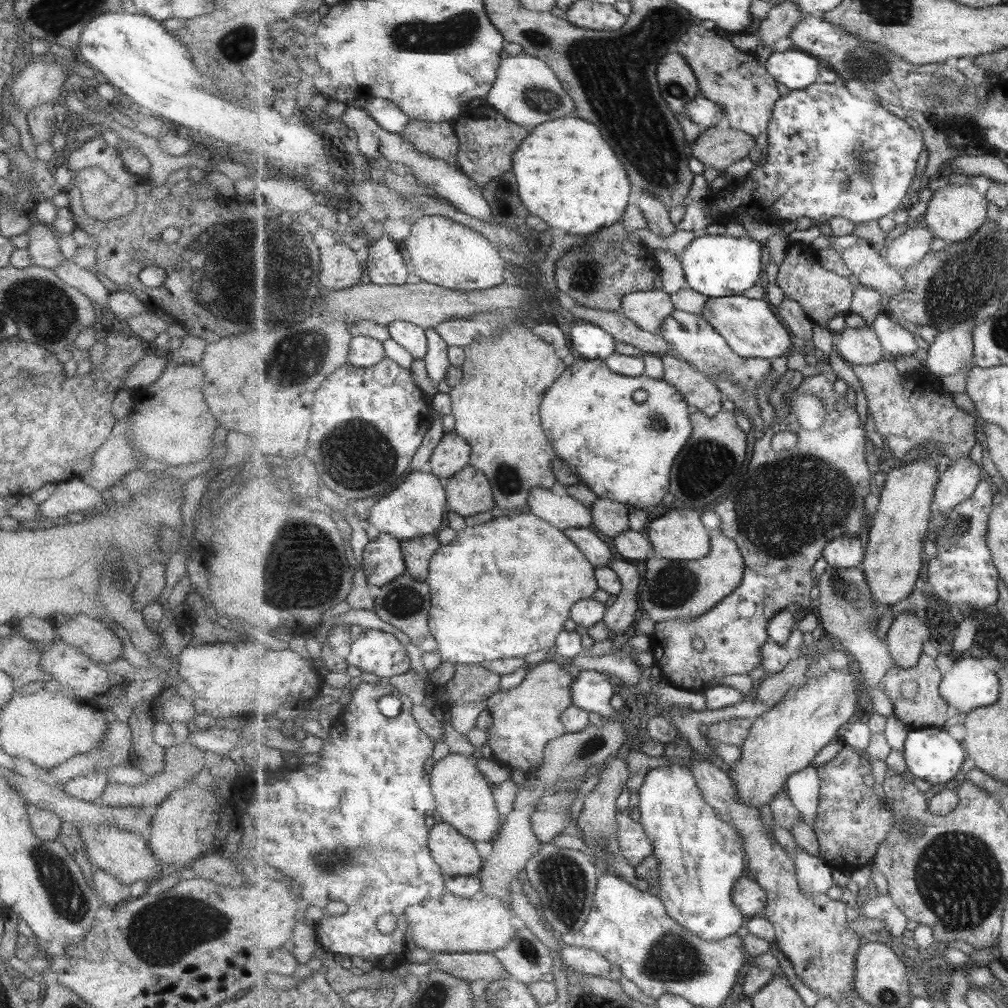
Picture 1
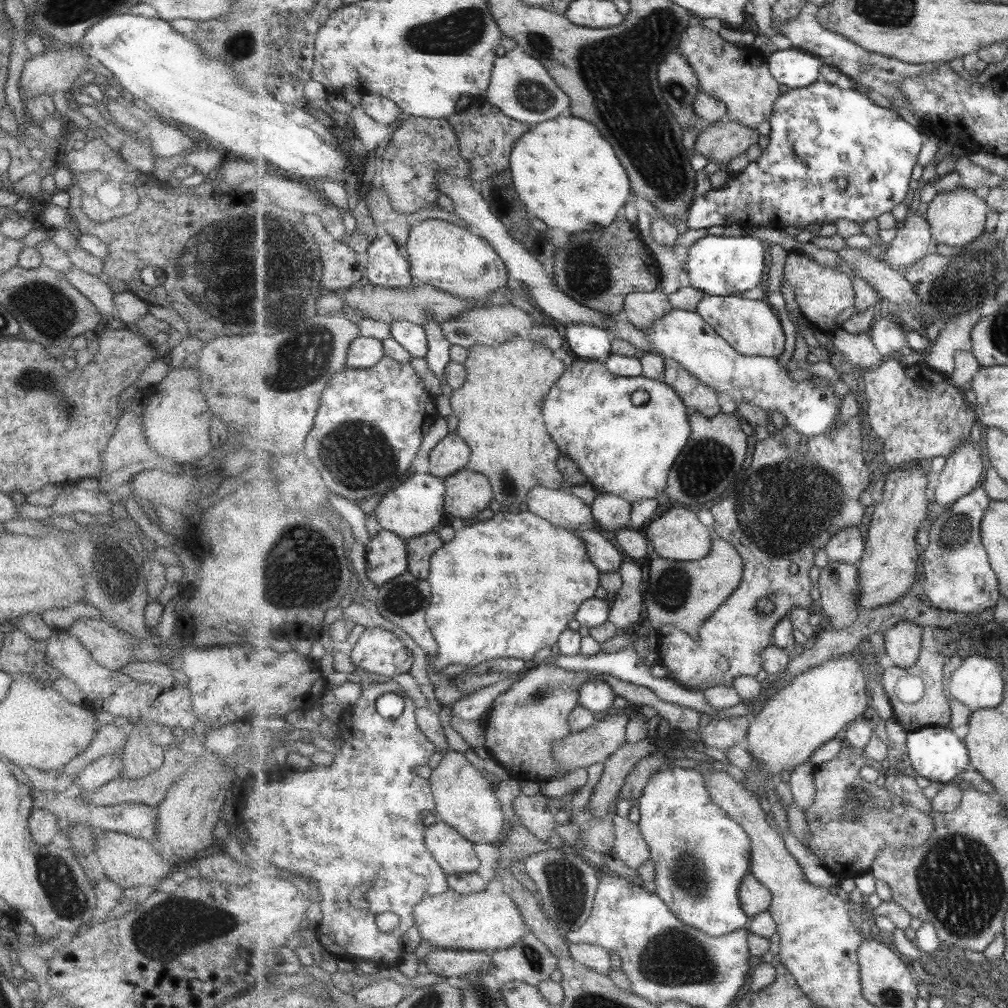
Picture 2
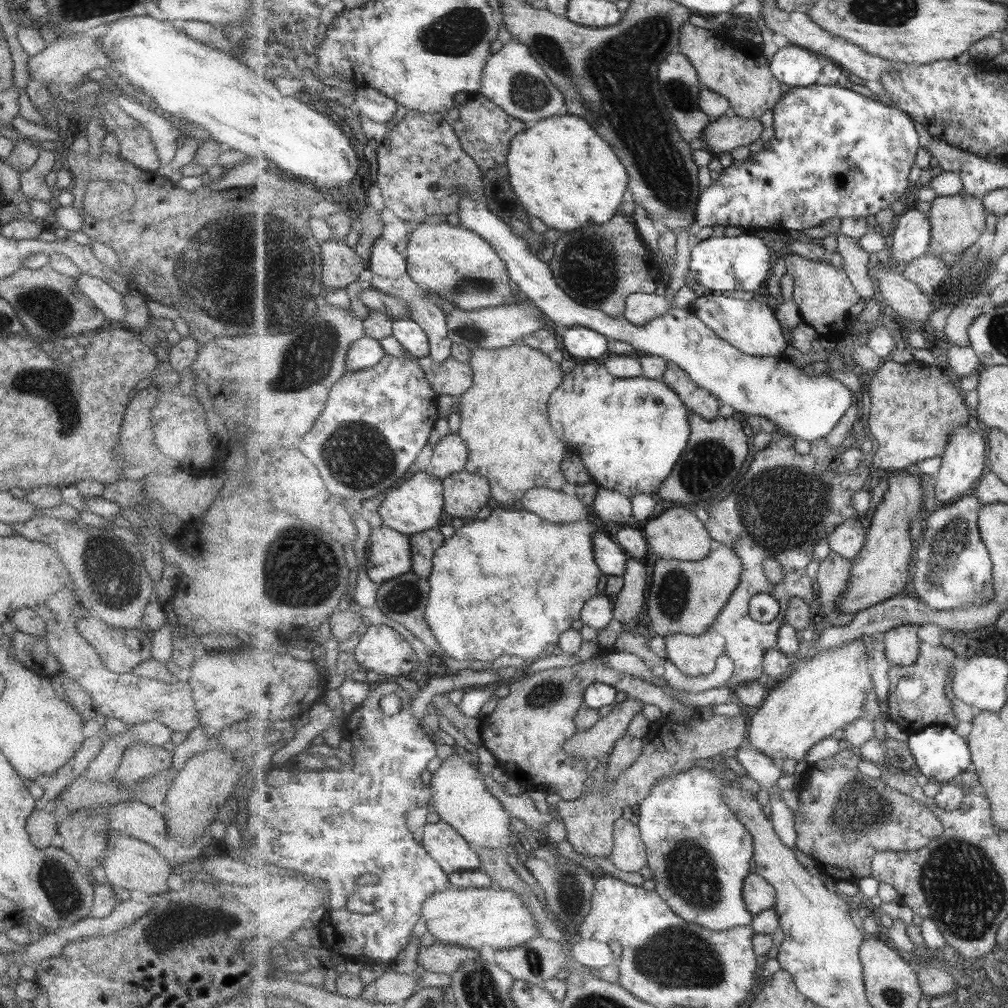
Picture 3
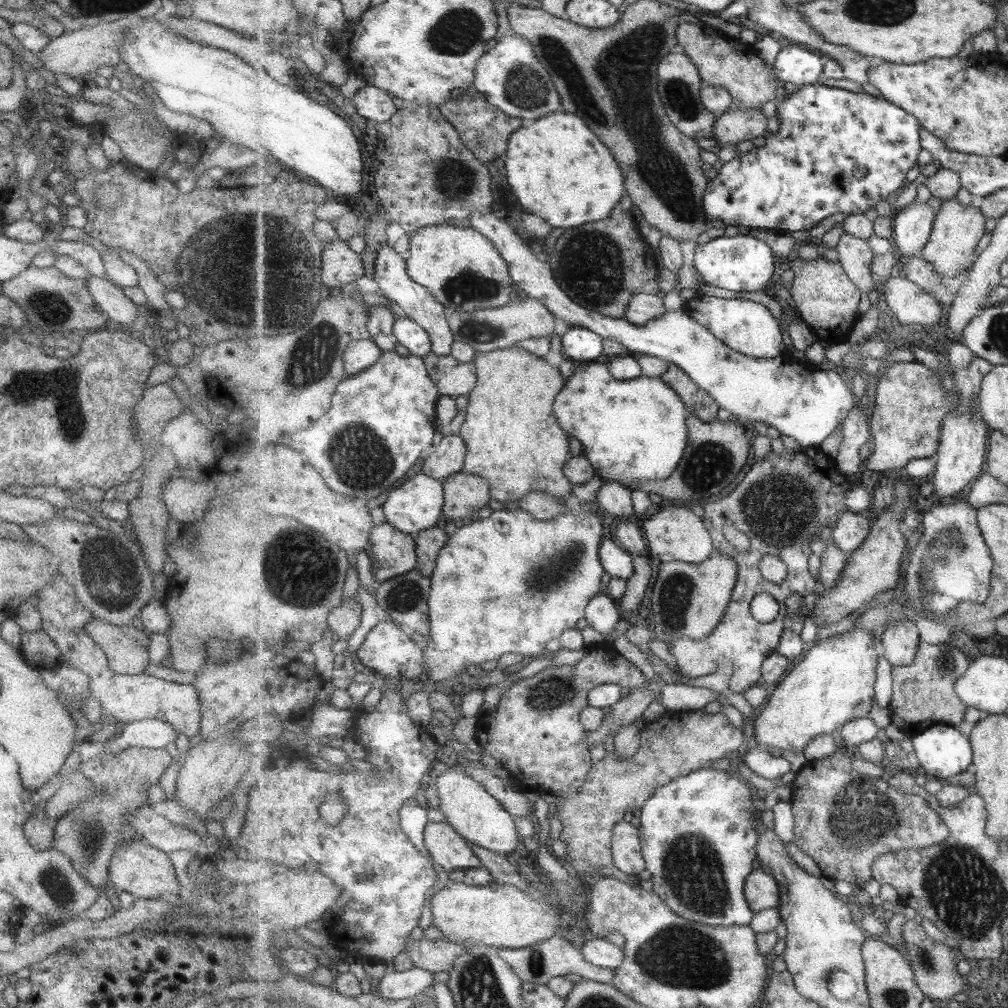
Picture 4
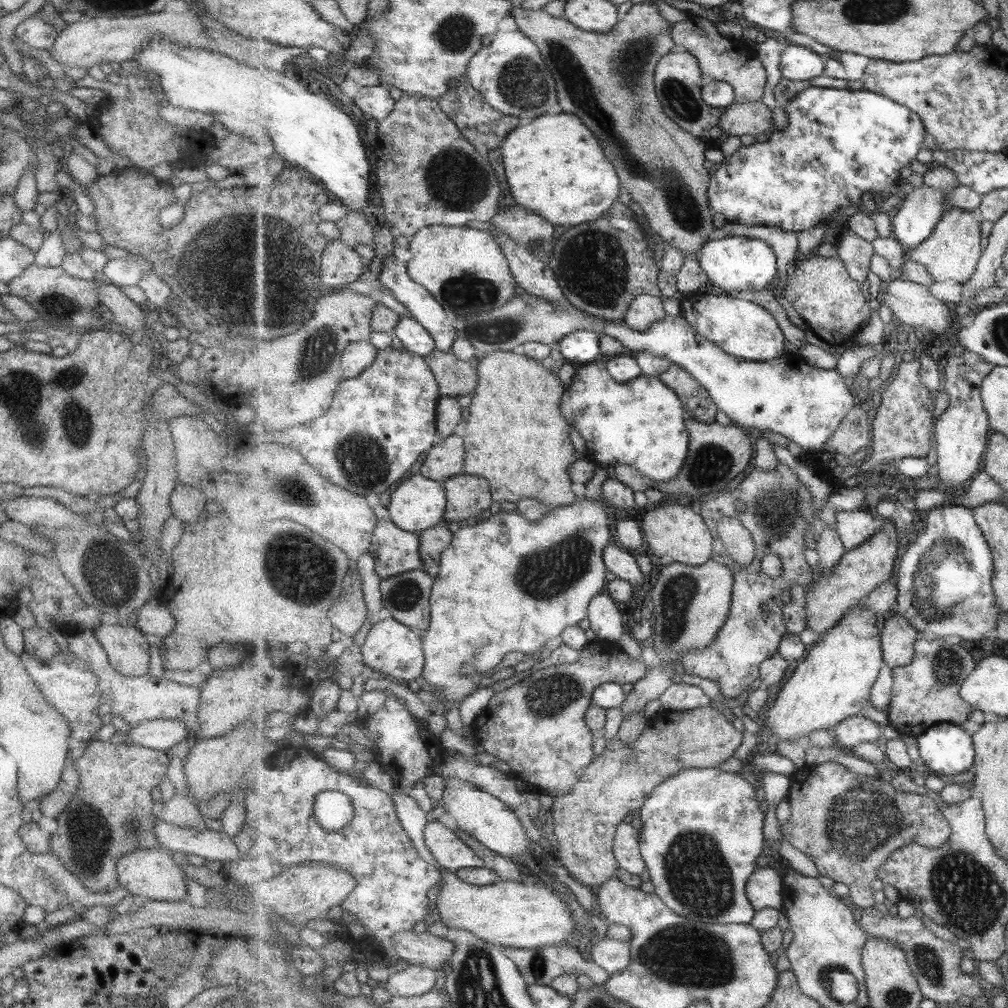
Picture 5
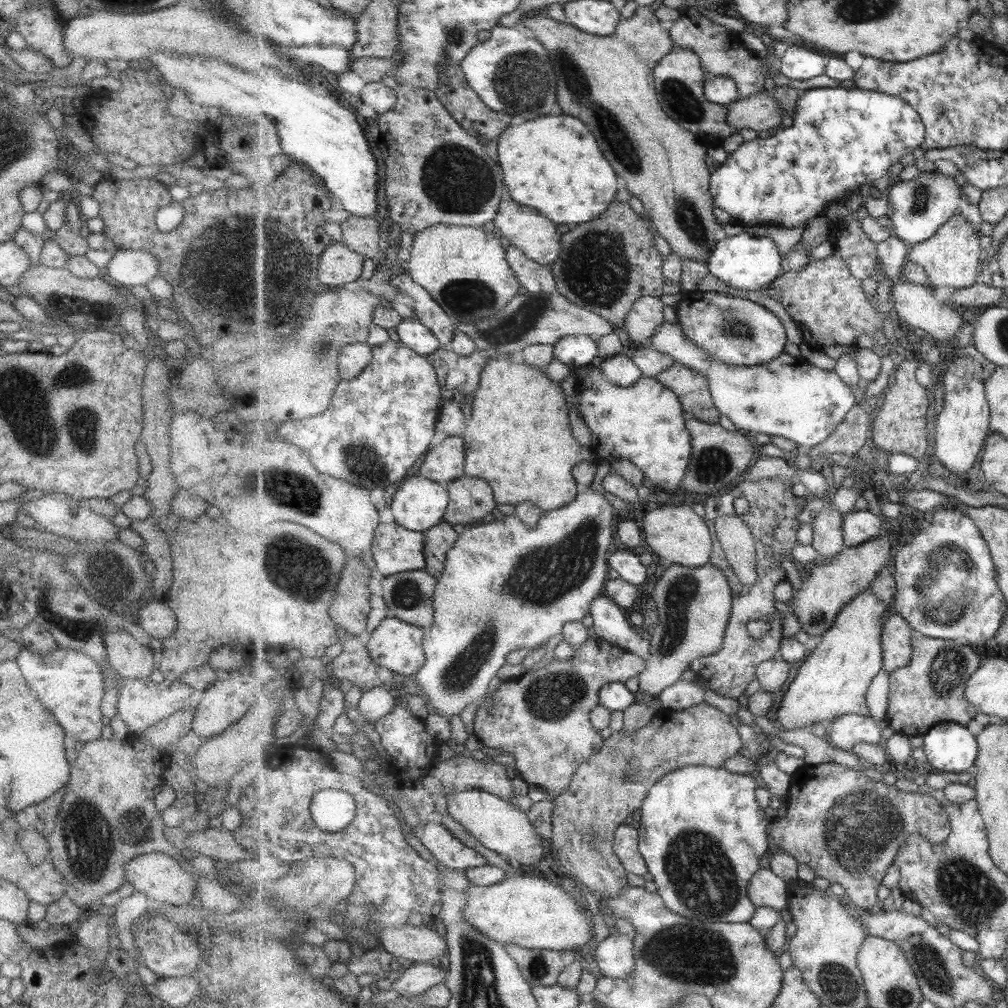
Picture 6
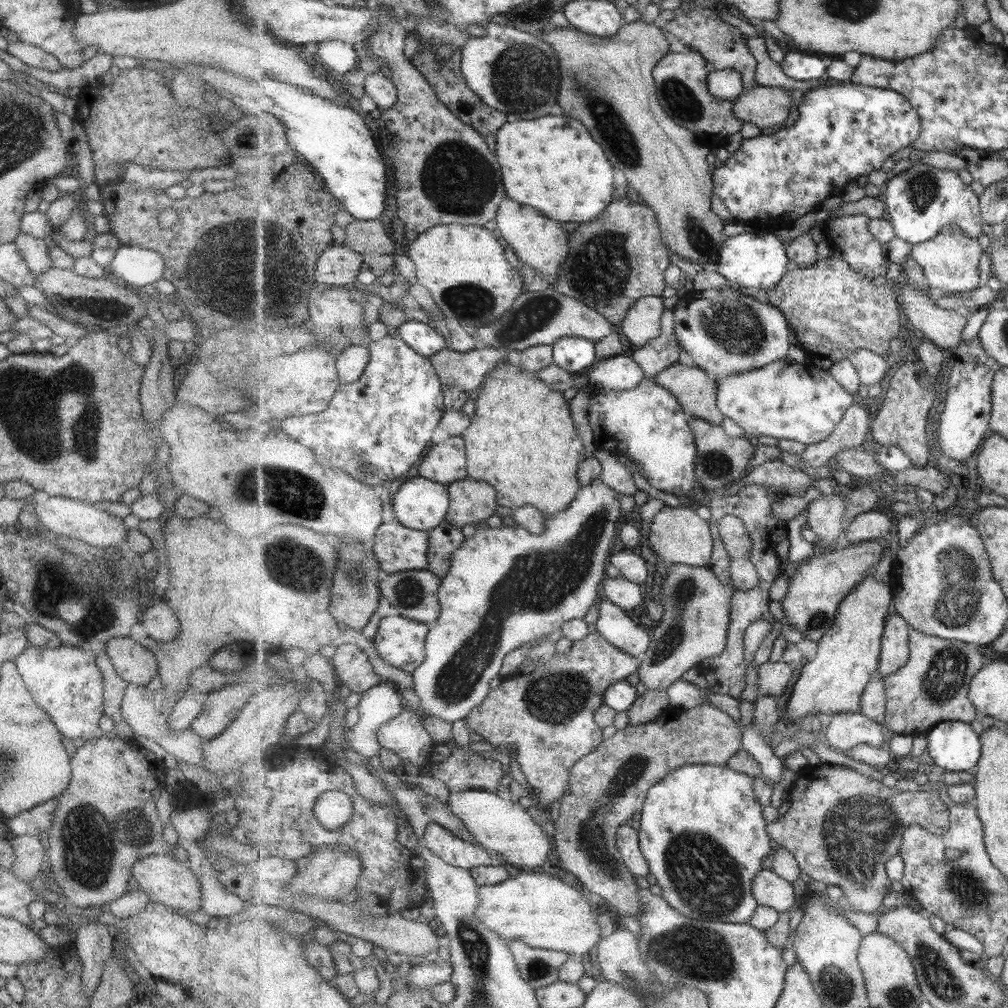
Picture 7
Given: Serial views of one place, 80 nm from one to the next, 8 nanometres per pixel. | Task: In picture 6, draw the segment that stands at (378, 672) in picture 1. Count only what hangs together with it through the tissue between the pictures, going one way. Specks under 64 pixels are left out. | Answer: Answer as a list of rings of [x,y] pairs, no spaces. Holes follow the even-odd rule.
[[[389,616],[372,632],[371,638],[366,638],[366,647],[373,662],[379,667],[385,667],[399,676],[413,677],[425,666],[427,660],[424,649],[426,633],[419,625],[409,624],[399,617]]]

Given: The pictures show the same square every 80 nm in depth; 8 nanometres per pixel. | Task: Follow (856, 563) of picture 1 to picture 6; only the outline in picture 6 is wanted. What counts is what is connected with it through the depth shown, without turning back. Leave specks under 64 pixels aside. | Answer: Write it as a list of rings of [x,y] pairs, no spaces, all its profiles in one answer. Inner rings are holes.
[[[869,509],[844,513],[843,532],[844,543],[847,547],[856,547],[863,543],[872,542],[881,536],[883,528],[882,516],[873,514]]]

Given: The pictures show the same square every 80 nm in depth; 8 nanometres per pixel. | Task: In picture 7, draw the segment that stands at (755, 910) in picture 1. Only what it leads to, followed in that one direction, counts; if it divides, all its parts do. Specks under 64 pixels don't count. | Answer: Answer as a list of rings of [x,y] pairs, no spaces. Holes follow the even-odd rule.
[[[765,869],[755,876],[752,891],[759,906],[770,906],[781,914],[791,910],[797,902],[791,881],[779,877],[771,869]]]

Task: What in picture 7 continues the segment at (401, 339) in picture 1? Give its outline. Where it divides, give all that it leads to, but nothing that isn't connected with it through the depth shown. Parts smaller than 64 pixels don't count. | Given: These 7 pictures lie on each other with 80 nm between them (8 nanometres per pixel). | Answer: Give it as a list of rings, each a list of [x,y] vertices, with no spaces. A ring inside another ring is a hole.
[[[412,320],[399,328],[403,341],[423,357],[435,356],[449,347],[447,340],[429,324]]]

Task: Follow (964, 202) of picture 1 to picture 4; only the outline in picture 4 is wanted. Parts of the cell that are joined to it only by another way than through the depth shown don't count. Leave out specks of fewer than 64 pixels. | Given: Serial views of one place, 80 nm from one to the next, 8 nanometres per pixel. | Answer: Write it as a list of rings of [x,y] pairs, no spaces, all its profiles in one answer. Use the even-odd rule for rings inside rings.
[[[944,199],[936,212],[934,231],[927,246],[920,252],[919,257],[927,259],[935,265],[944,277],[957,277],[965,268],[973,266],[977,258],[973,255],[977,244],[985,236],[985,222],[987,217],[980,209],[979,203],[972,202],[969,206],[963,205],[957,199]]]

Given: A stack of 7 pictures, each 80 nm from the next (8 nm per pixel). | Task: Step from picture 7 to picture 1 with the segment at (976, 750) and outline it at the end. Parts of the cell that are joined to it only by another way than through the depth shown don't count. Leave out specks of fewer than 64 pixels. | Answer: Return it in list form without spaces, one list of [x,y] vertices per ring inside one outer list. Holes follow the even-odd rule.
[[[927,727],[910,731],[903,752],[907,770],[915,777],[930,783],[933,788],[945,787],[945,784],[957,776],[965,762],[965,751],[962,741],[957,741],[941,727]]]

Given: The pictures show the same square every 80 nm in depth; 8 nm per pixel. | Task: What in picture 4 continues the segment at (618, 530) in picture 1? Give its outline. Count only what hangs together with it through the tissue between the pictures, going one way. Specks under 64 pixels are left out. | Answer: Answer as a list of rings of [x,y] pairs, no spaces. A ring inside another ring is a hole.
[[[605,482],[597,497],[600,514],[605,512],[611,516],[617,516],[622,521],[633,516],[632,492],[631,488],[627,488],[618,482]]]

